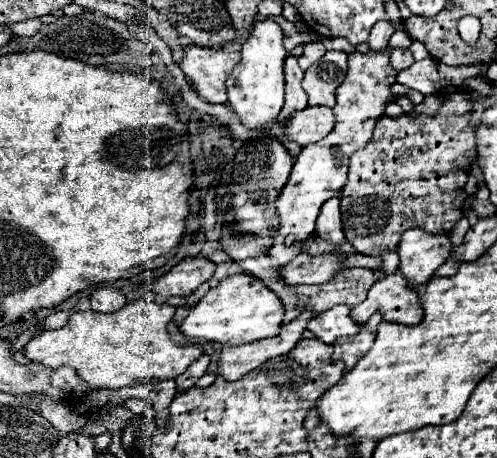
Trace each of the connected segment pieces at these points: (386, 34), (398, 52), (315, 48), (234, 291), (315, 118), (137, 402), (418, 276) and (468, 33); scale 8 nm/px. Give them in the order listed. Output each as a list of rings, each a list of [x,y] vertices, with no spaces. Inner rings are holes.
[[[383,16],[377,20],[377,24],[373,26],[371,30],[371,36],[369,36],[369,44],[371,44],[371,50],[373,52],[379,52],[379,50],[387,50],[387,42],[391,38],[391,34],[395,32],[393,28],[393,22],[389,16]]]
[[[395,48],[391,50],[391,66],[395,70],[405,70],[413,64],[413,52],[411,50],[405,50],[405,48]]]
[[[311,42],[311,44],[307,44],[305,50],[303,50],[303,56],[299,58],[299,66],[301,66],[303,70],[307,70],[307,68],[309,68],[311,64],[315,64],[325,52],[327,52],[327,48],[325,48],[321,42]]]
[[[241,272],[219,280],[219,284],[213,286],[195,308],[191,308],[189,316],[181,324],[181,332],[187,338],[195,336],[219,344],[239,346],[239,344],[249,344],[255,340],[277,336],[281,330],[283,314],[285,314],[285,306],[275,296],[275,292],[271,292],[259,278]]]
[[[307,106],[303,112],[297,112],[283,128],[279,122],[271,126],[277,140],[295,140],[297,144],[313,144],[325,138],[335,128],[335,114],[325,106]]]
[[[129,398],[129,400],[125,400],[125,408],[129,408],[135,416],[143,416],[149,406],[150,402],[141,400],[141,398]]]
[[[423,228],[407,230],[399,244],[399,272],[407,278],[411,288],[427,284],[433,272],[451,256],[451,240],[447,234],[431,234]]]
[[[463,16],[463,18],[458,21],[457,28],[461,38],[467,44],[475,44],[475,42],[477,42],[481,24],[479,24],[479,20],[477,20],[475,16]]]

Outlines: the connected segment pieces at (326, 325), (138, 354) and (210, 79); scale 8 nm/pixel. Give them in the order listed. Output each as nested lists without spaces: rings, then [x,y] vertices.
[[[335,306],[327,312],[317,314],[309,322],[307,328],[325,344],[333,344],[341,336],[359,332],[359,324],[349,316],[349,312],[351,312],[351,308],[347,308],[347,306]]]
[[[141,298],[125,304],[119,312],[73,312],[71,324],[59,330],[47,330],[25,346],[25,356],[49,368],[71,366],[91,388],[123,388],[169,380],[187,370],[203,348],[179,346],[171,340],[169,322],[175,316],[175,306],[159,304],[151,298]]]
[[[191,46],[185,50],[181,70],[193,80],[197,94],[213,104],[227,102],[225,80],[239,64],[239,52],[215,52],[211,48]]]

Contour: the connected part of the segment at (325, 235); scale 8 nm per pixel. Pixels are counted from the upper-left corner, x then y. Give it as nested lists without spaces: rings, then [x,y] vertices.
[[[339,192],[327,200],[327,204],[323,204],[321,214],[317,218],[317,230],[321,240],[325,242],[333,242],[333,244],[341,244],[345,240],[343,236],[343,228],[341,228],[341,212],[339,212]]]

